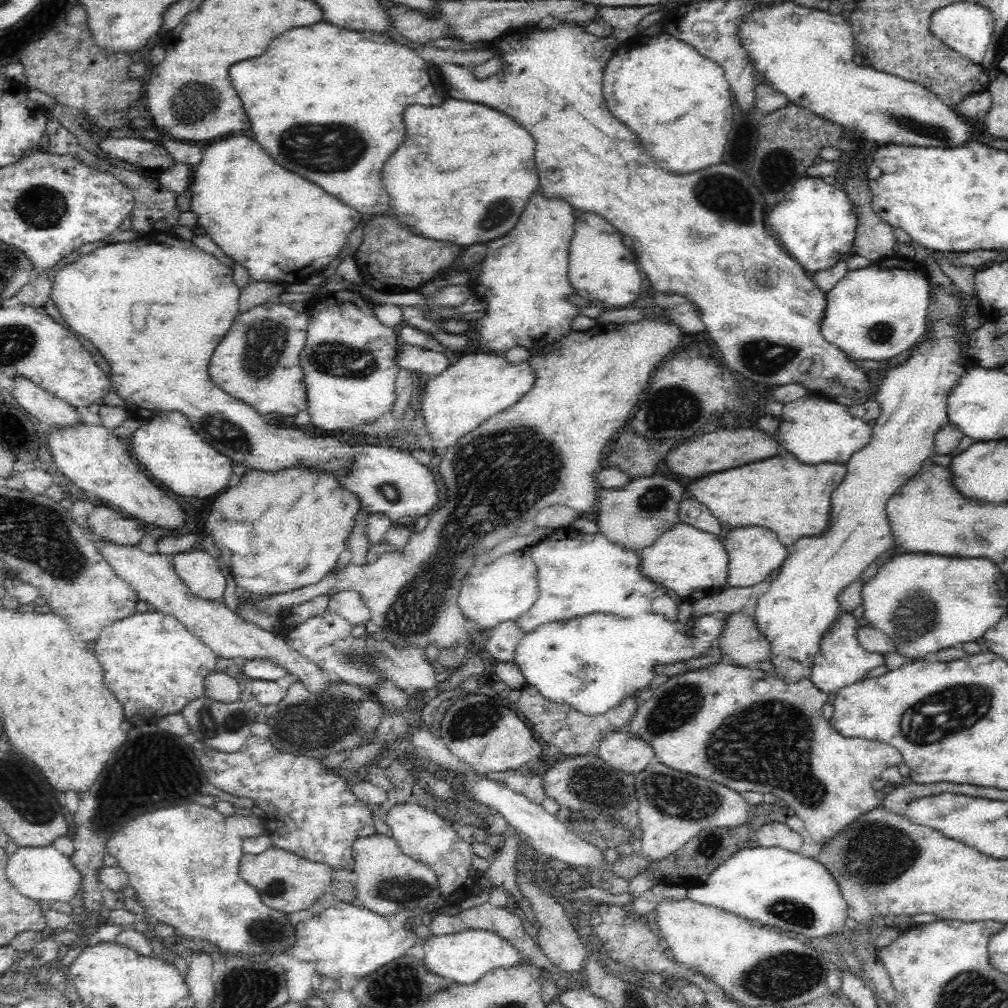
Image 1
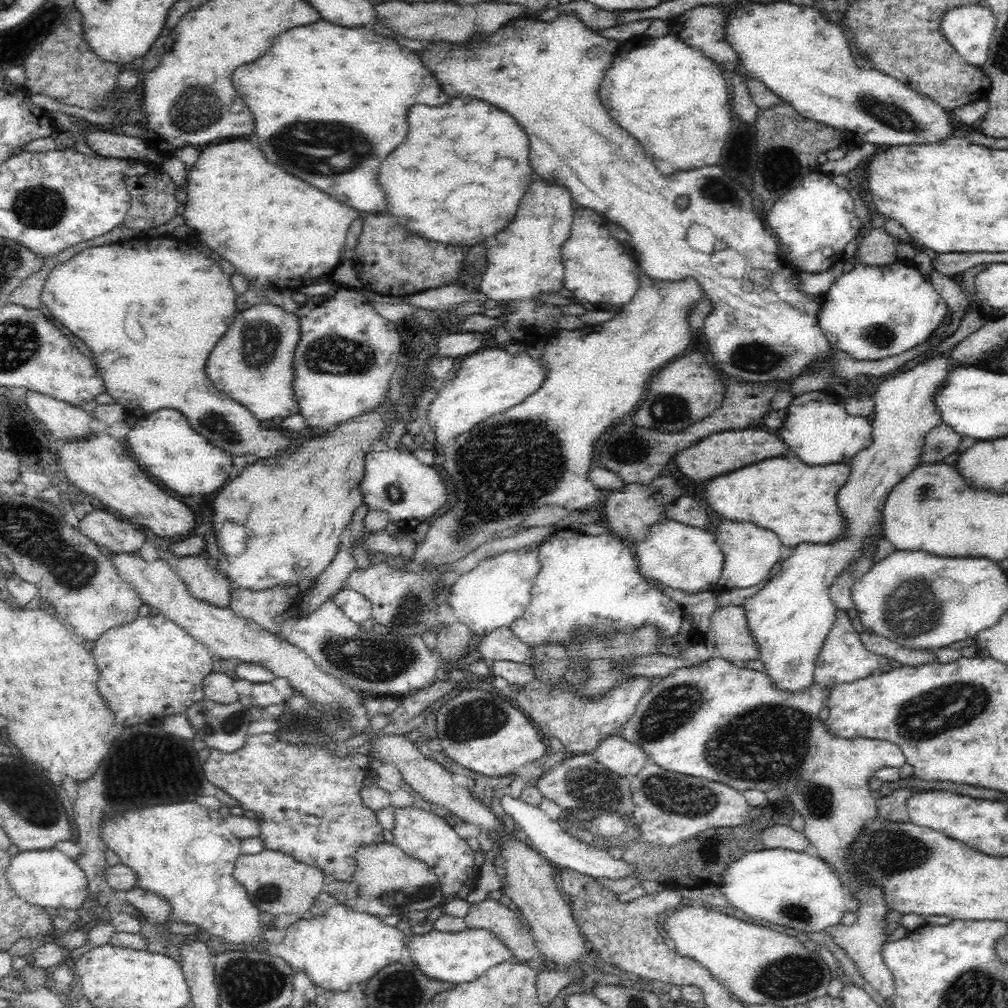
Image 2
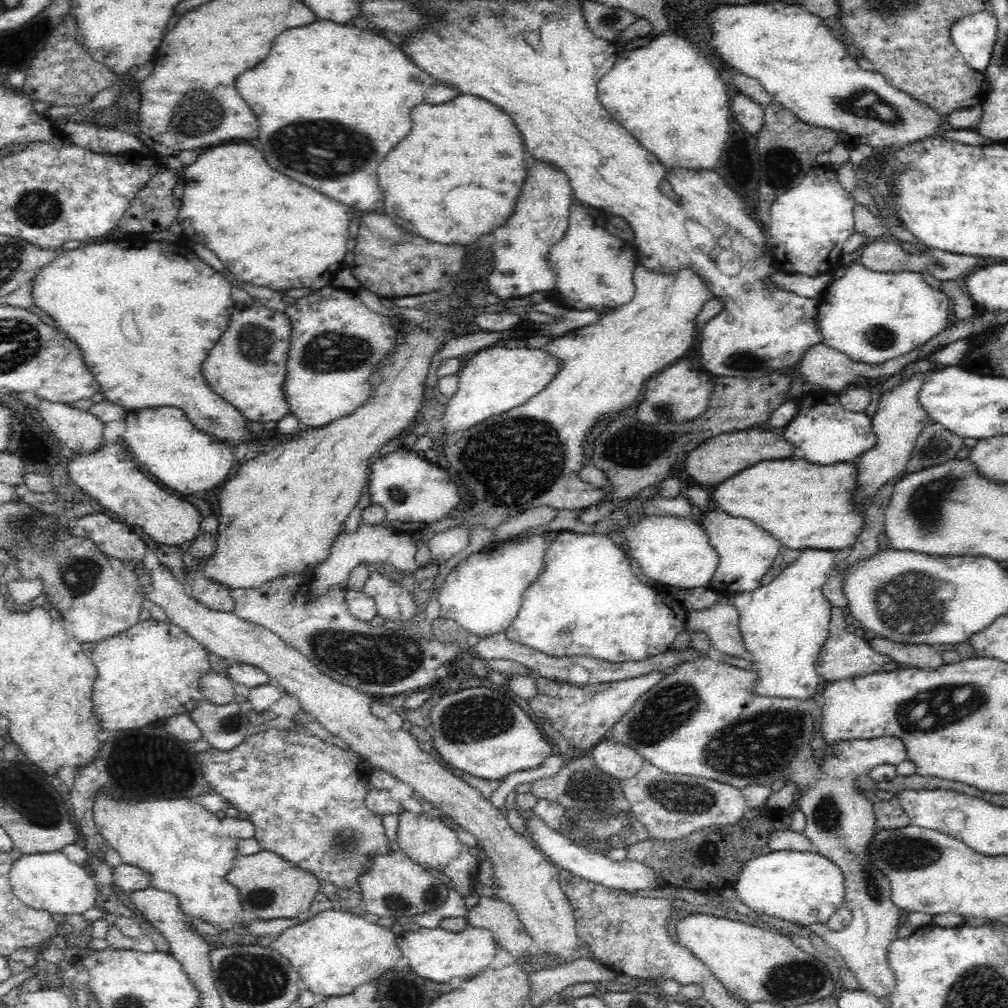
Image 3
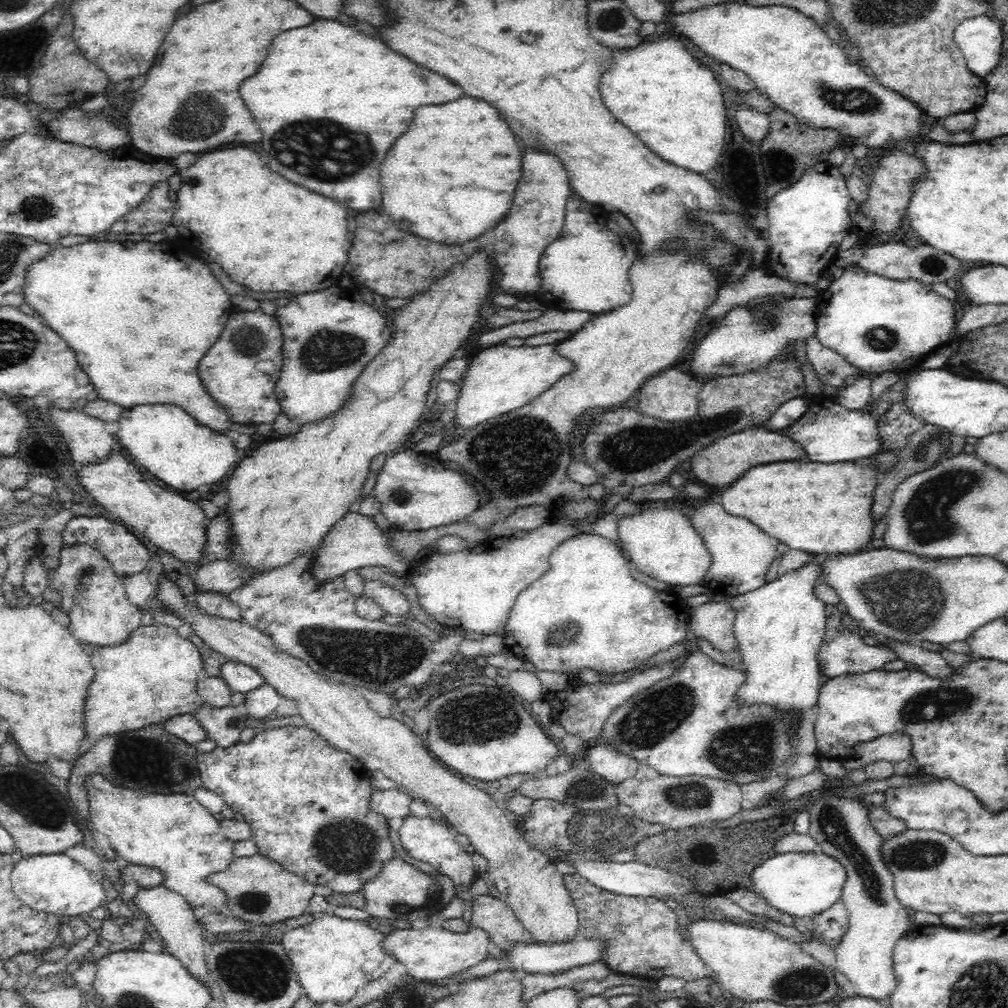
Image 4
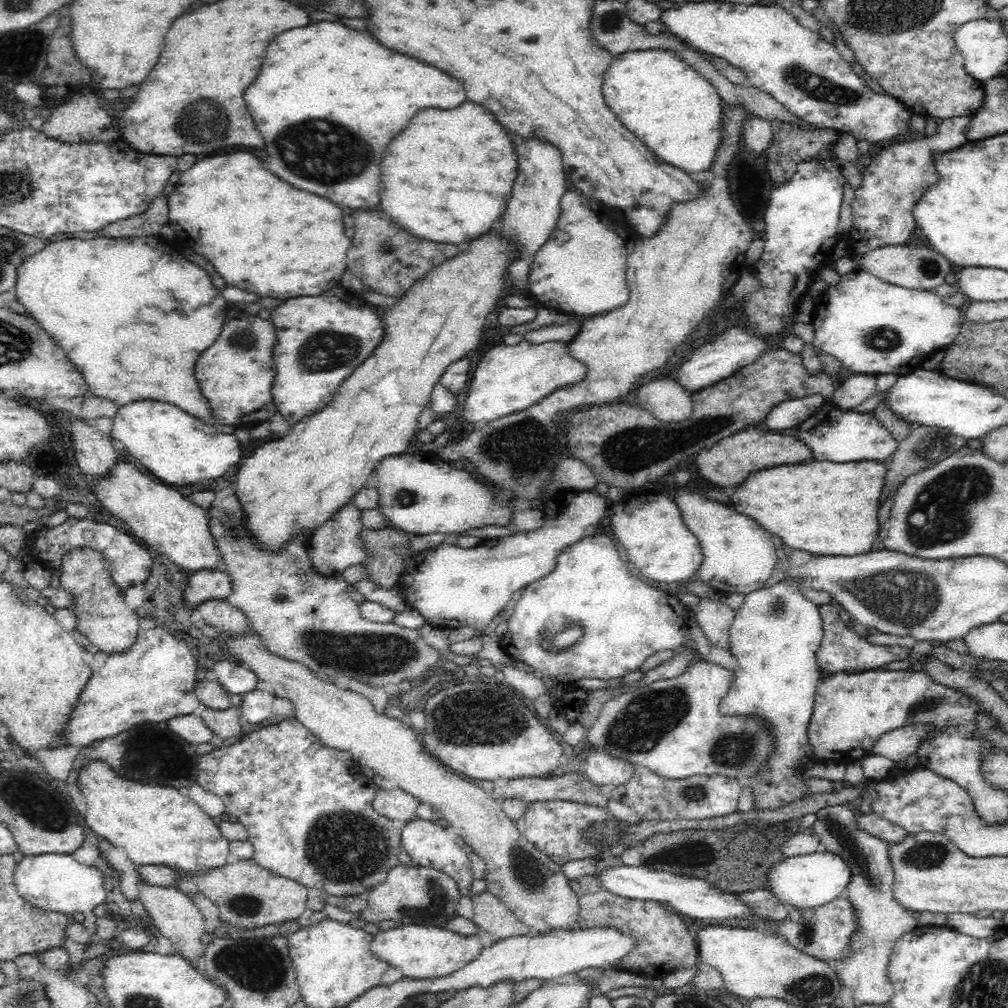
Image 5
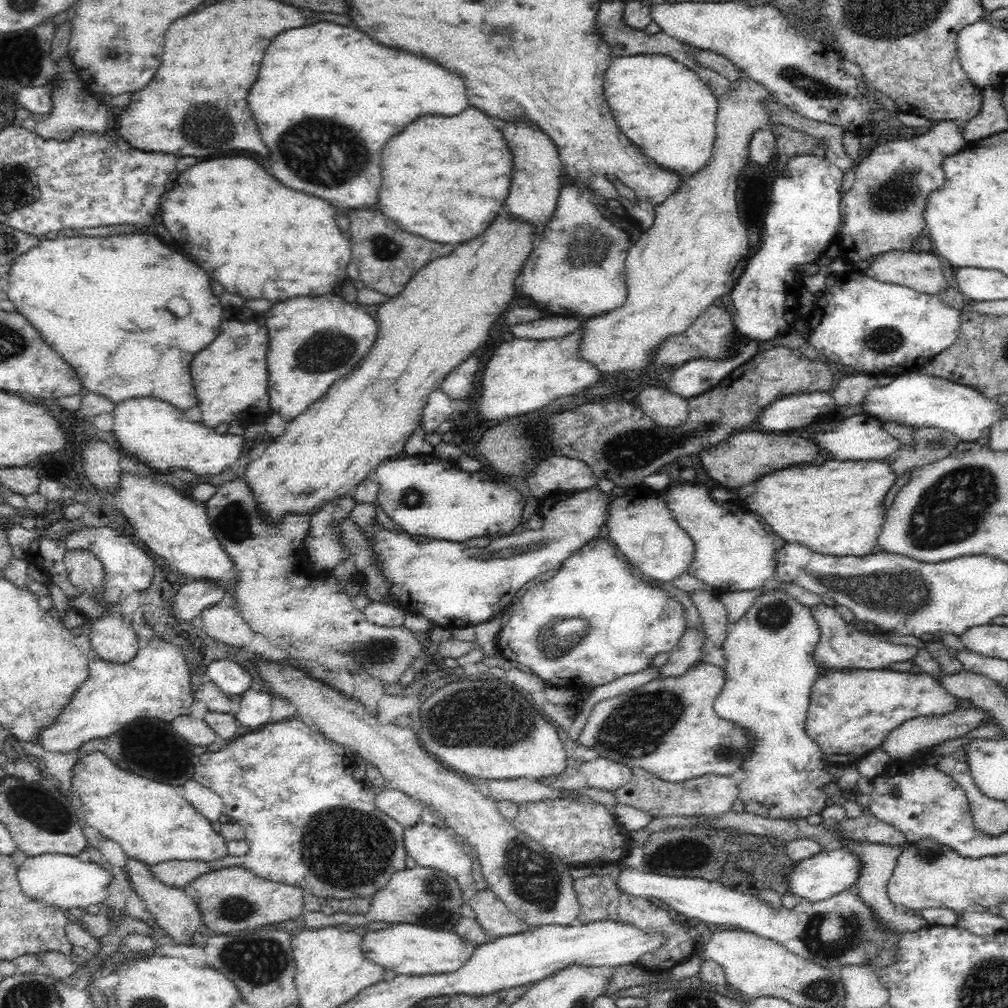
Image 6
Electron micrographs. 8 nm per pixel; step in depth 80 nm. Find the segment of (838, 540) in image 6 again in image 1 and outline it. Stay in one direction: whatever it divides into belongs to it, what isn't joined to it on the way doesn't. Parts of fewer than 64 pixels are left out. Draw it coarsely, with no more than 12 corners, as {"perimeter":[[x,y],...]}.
{"perimeter":[[780,458],[710,474],[690,494],[728,526],[789,547],[830,521],[845,465]]}

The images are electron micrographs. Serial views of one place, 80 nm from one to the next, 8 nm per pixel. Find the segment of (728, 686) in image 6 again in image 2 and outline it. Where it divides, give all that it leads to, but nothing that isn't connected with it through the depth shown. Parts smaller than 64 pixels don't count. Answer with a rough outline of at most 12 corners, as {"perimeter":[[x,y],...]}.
{"perimeter":[[940,353],[891,374],[837,492],[848,532],[800,544],[746,602],[771,684],[801,692],[830,588],[884,539],[890,491],[943,422]]}

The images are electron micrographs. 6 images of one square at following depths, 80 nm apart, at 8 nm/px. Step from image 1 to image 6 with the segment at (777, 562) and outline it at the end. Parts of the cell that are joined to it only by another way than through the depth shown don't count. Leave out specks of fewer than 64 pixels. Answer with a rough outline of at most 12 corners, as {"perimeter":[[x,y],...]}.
{"perimeter":[[706,486],[666,492],[688,575],[729,592],[775,577],[773,538]]}

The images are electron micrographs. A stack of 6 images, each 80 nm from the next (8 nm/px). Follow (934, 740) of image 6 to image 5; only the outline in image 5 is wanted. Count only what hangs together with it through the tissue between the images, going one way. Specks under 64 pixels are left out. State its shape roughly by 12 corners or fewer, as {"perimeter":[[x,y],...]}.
{"perimeter":[[929,726],[884,733],[867,755],[895,763],[916,752]]}

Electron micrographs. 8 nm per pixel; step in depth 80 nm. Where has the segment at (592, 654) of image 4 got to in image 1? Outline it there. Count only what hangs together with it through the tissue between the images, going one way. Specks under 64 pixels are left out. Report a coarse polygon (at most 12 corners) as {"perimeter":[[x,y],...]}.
{"perimeter":[[570,530],[530,546],[523,634],[578,614],[662,614],[678,599],[638,552]]}

